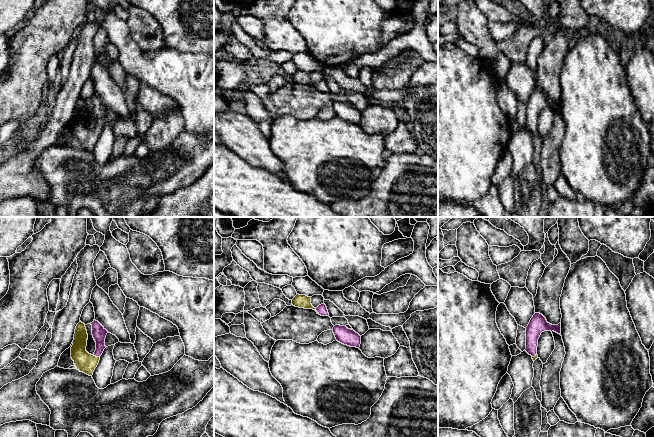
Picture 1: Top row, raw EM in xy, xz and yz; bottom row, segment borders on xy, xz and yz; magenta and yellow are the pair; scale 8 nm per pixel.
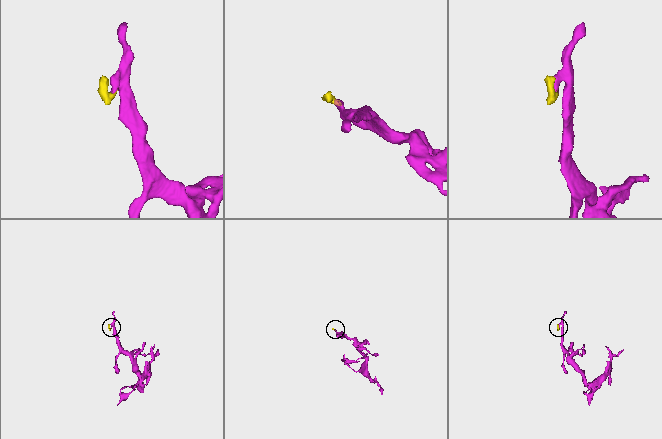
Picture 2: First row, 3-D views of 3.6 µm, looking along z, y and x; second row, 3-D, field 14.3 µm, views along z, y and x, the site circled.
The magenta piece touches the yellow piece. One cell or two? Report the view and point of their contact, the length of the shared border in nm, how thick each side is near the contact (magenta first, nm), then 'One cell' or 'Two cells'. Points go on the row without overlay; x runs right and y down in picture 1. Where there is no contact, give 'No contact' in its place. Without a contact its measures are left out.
Touches magenta at xy (96, 132). Shared border 60 nm. Thickness 110 nm (magenta) against 160 nm. One cell

